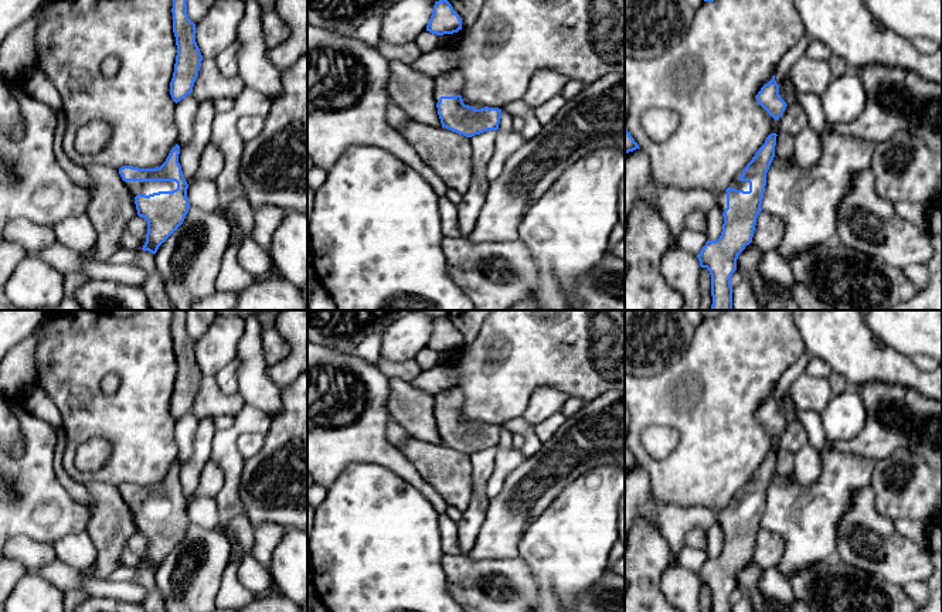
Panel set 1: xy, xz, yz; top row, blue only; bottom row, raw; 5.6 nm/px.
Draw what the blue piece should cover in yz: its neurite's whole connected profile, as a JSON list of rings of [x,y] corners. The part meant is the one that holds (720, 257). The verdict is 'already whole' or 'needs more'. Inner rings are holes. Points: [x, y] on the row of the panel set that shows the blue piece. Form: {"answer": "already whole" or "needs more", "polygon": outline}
{"answer": "needs more", "polygon": [[[771,133],[728,188],[715,194],[724,217],[722,232],[715,241],[708,239],[697,255],[700,266],[711,275],[711,310],[732,310],[731,276],[737,271],[738,255],[752,242],[776,136]]]}

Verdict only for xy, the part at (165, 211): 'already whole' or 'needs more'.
needs more

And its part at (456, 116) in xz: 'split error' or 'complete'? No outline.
split error

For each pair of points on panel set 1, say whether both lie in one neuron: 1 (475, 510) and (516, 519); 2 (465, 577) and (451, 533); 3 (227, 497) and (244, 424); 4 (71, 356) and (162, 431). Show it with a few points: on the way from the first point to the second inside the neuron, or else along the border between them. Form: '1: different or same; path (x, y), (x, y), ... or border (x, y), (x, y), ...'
1: different; border (490, 499), (475, 544)
2: different; border (461, 551), (444, 554)
3: same; path (231, 479), (230, 441)
4: same; path (82, 383), (116, 417), (135, 421)

